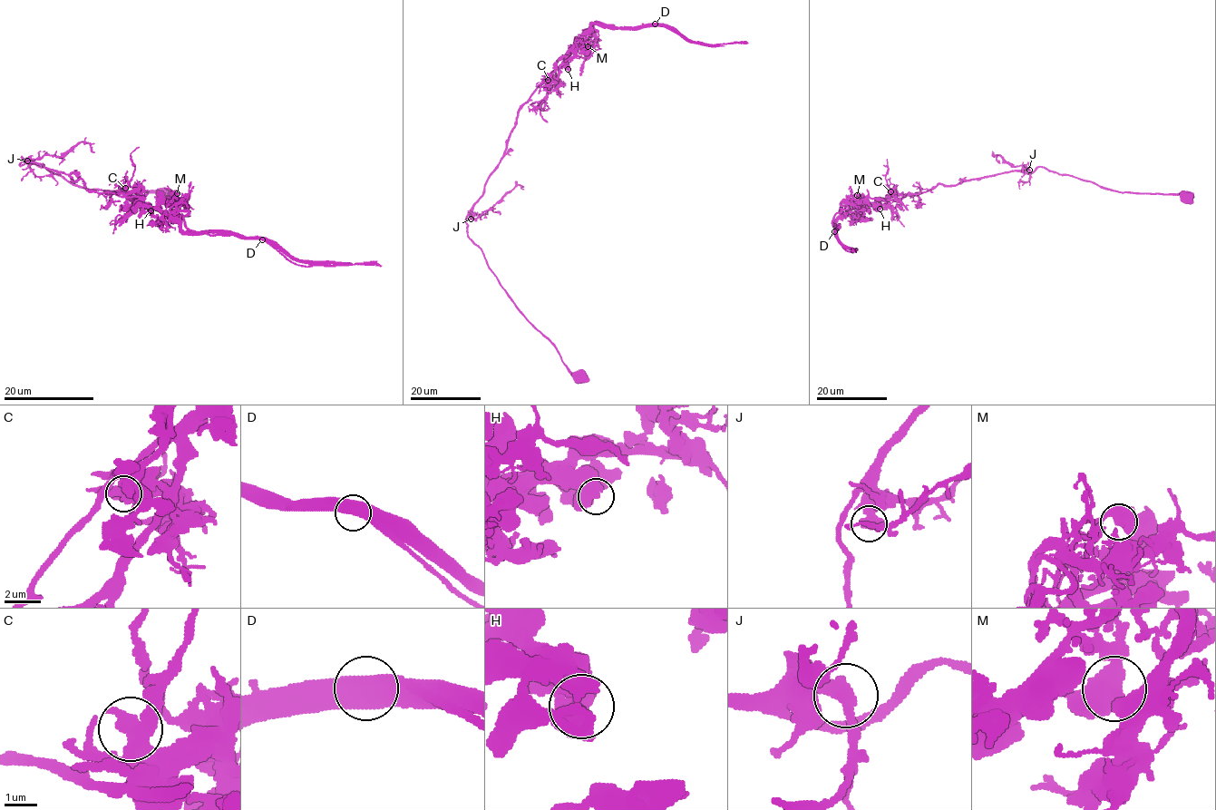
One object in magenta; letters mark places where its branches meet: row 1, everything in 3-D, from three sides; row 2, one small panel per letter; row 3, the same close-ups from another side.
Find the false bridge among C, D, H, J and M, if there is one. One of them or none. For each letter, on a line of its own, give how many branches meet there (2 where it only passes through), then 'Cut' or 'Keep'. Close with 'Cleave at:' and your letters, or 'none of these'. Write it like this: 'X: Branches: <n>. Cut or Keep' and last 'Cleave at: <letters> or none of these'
C: Branches: 2. Keep
D: Branches: 2. Cut
H: Branches: 2. Keep
J: Branches: 2. Keep
M: Branches: 2. Keep
Cleave at: D

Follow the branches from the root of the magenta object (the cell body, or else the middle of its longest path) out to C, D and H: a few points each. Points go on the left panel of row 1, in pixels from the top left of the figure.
C: (164, 196), (86, 190), (23, 157), (20, 162), (81, 179), (98, 192), (123, 196), (125, 188)
D: (164, 196), (86, 190), (23, 157), (20, 162), (81, 179), (98, 192), (136, 196), (184, 232), (262, 239)
H: (164, 196), (86, 190), (23, 157), (20, 162), (81, 179), (98, 192), (135, 196), (150, 210)

